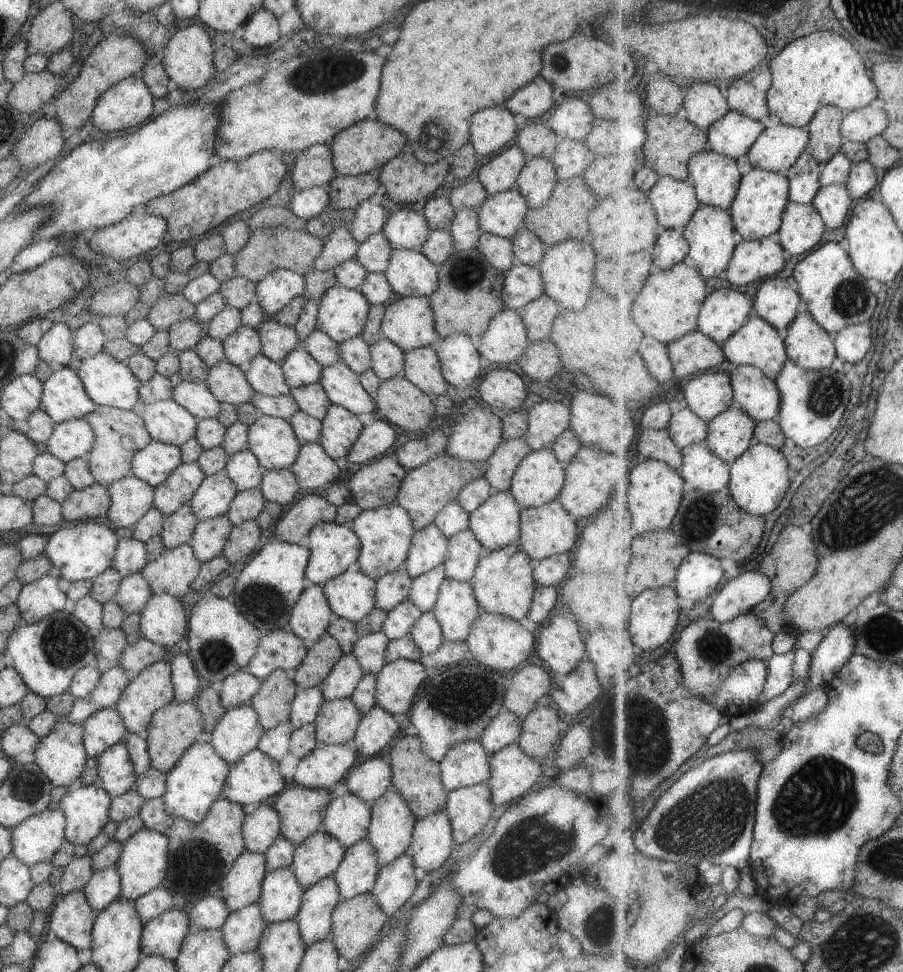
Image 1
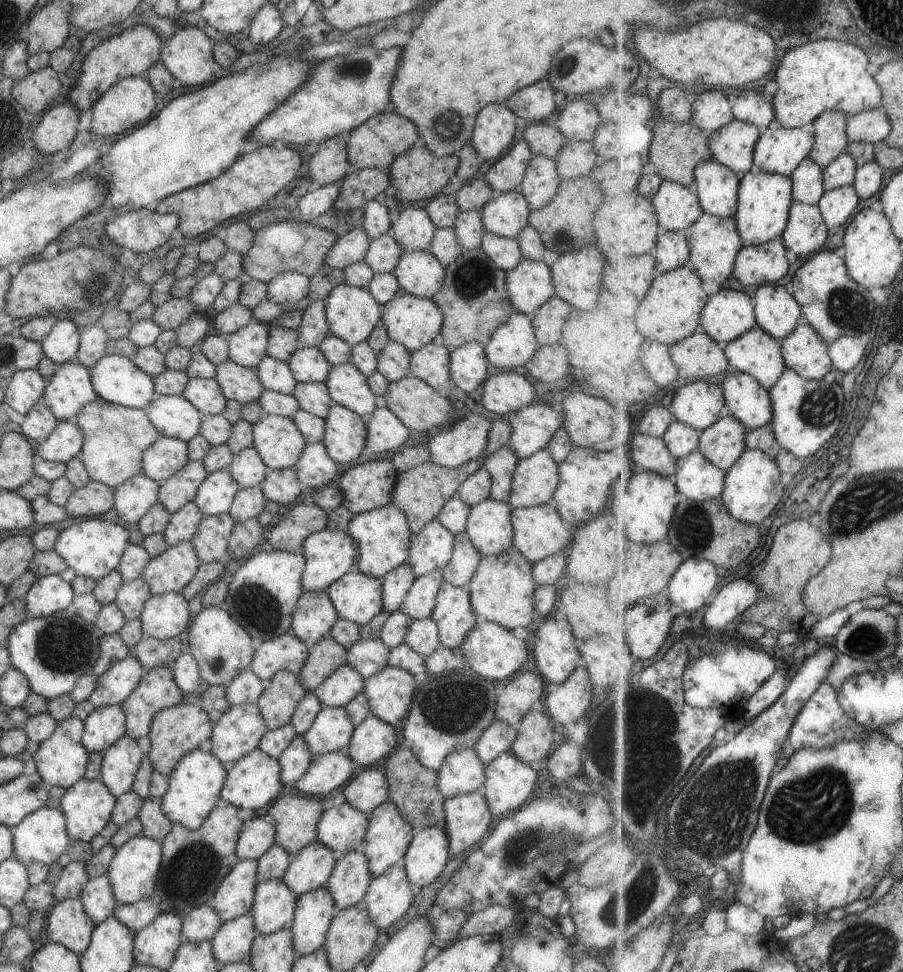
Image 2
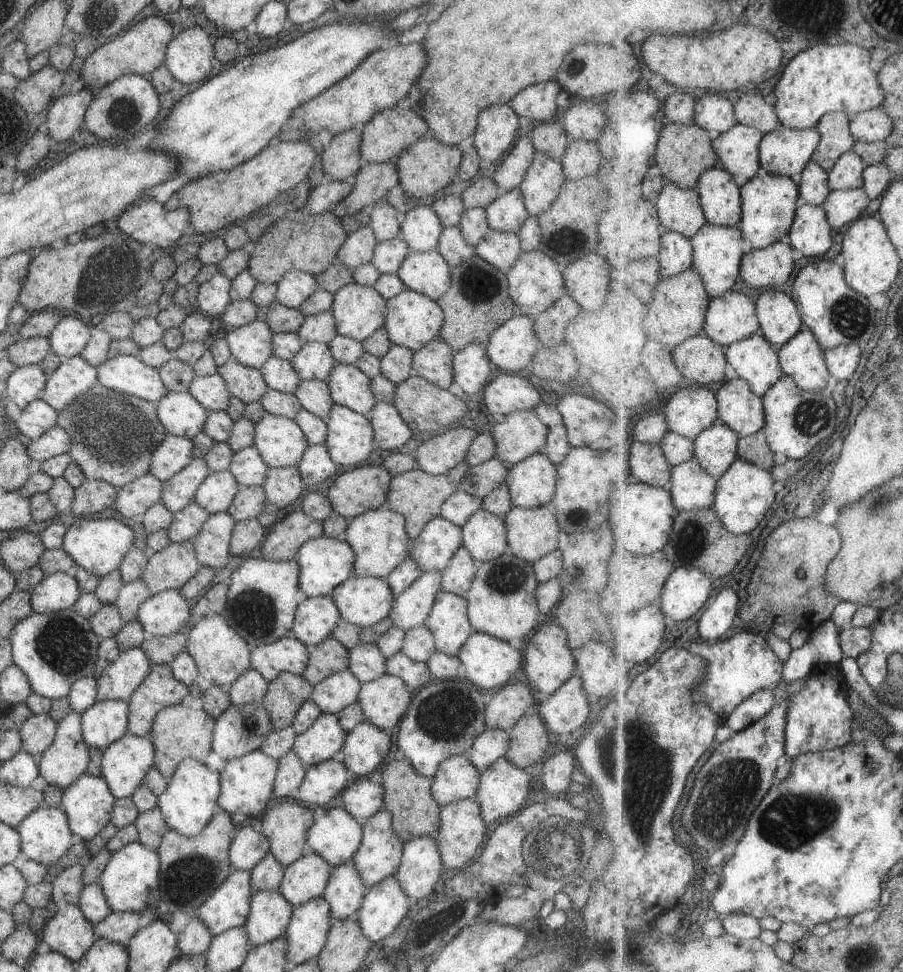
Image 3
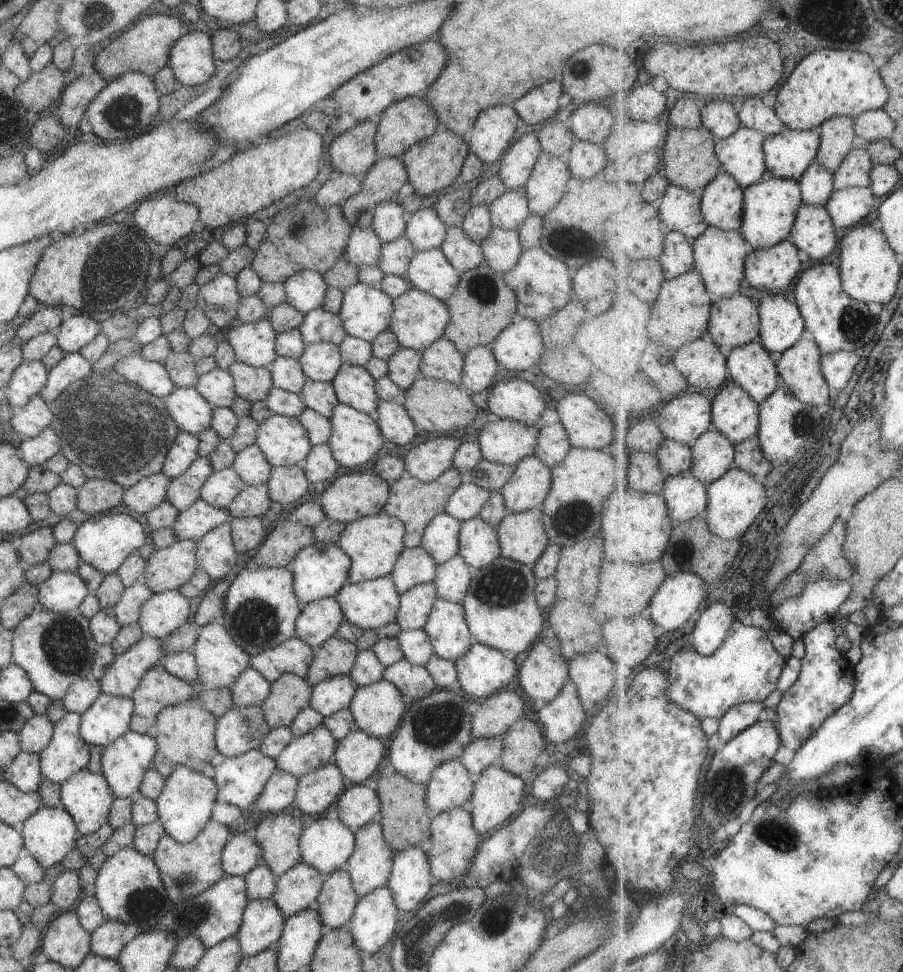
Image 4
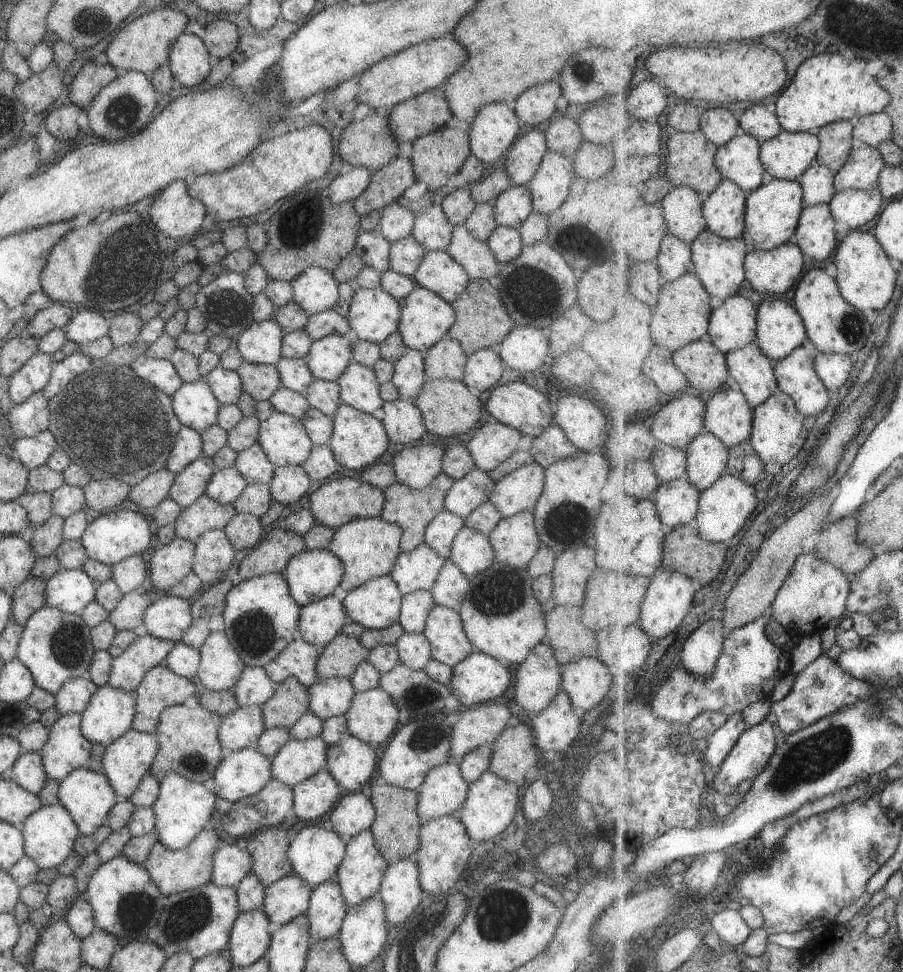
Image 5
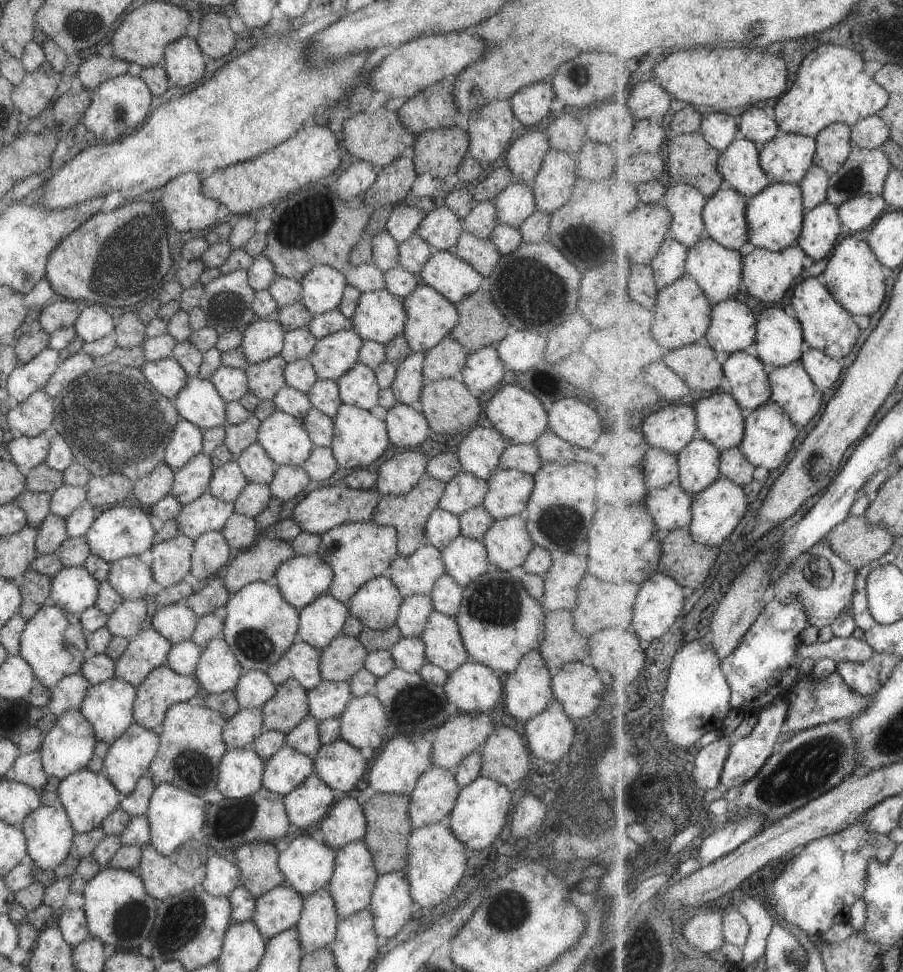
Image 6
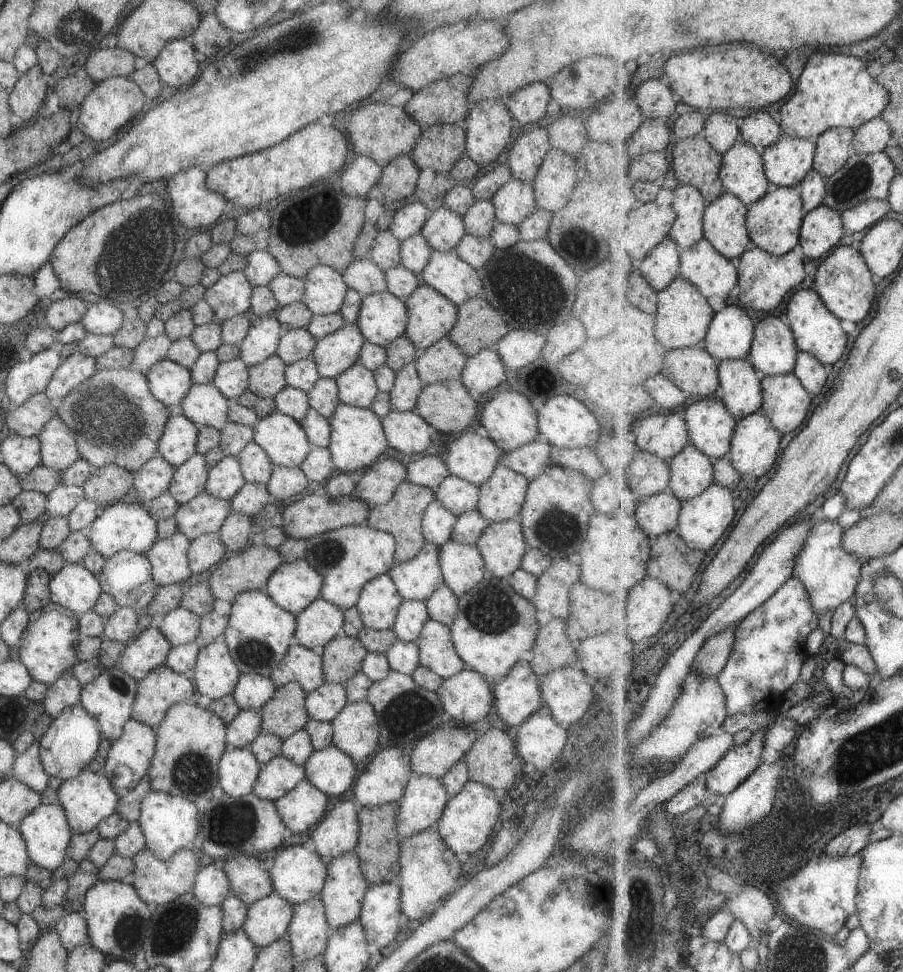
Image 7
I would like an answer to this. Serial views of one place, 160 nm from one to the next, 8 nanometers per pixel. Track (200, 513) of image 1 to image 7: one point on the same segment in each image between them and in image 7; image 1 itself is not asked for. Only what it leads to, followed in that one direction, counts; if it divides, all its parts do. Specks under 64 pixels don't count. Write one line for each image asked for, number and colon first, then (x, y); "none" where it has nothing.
2: (214, 495)
3: (215, 493)
4: (218, 489)
5: (224, 486)
6: (226, 481)
7: (223, 480)

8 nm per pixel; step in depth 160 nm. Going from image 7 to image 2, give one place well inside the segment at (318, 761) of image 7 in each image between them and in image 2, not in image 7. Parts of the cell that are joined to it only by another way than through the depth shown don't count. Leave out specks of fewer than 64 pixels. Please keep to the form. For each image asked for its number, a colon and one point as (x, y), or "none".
2: (372, 739)
3: (365, 746)
4: (356, 755)
5: (350, 761)
6: (340, 766)

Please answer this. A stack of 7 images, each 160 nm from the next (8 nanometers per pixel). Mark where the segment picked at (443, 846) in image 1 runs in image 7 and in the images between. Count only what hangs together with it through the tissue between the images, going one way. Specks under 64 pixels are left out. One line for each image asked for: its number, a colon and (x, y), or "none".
2: (425, 855)
3: (419, 868)
4: (409, 880)
5: (399, 892)
6: (391, 906)
7: (379, 914)

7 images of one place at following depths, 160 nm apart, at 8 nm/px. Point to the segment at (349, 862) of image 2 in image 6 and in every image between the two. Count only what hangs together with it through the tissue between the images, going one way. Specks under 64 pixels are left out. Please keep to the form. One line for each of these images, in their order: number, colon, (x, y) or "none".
3: (344, 890)
4: (335, 902)
5: (326, 907)
6: (316, 925)

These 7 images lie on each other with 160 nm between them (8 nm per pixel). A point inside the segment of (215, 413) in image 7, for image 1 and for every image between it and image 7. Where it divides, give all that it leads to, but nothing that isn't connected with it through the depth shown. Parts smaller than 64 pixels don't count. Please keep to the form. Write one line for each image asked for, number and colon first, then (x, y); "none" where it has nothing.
1: (165, 421)
2: (171, 415)
3: (178, 412)
4: (191, 414)
5: (194, 406)
6: (197, 402)

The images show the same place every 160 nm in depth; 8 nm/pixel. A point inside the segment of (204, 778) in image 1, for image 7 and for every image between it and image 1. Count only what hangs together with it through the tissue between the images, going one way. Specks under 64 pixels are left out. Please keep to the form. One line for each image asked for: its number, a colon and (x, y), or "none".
2: (193, 786)
3: (189, 800)
4: (184, 805)
5: (182, 807)
6: (173, 815)
7: (168, 823)

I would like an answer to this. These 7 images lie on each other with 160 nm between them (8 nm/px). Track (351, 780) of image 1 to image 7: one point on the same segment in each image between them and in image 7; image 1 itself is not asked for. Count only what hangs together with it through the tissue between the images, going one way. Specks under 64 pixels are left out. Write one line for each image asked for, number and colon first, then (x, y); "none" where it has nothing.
2: (368, 789)
3: (362, 798)
4: (357, 804)
5: (354, 812)
6: (345, 822)
7: (336, 832)

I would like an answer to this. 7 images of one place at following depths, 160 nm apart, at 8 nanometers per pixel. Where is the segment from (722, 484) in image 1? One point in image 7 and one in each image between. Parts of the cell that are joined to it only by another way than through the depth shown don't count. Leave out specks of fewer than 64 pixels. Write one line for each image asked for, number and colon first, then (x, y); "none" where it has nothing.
2: (697, 478)
3: (693, 488)
4: (686, 494)
5: (678, 501)
6: (671, 507)
7: (659, 514)

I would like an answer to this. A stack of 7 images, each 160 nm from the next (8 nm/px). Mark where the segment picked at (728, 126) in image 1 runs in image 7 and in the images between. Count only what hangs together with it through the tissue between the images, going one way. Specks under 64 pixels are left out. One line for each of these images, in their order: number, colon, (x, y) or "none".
2: (733, 145)
3: (738, 149)
4: (742, 154)
5: (739, 160)
6: (740, 165)
7: (743, 172)

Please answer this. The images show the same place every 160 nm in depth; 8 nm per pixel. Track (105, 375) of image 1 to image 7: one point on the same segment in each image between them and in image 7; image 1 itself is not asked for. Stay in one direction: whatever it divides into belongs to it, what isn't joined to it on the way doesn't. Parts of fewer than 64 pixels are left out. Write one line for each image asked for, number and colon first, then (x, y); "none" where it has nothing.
2: (114, 379)
3: (126, 374)
4: (150, 376)
5: (159, 373)
6: (166, 377)
7: (167, 381)

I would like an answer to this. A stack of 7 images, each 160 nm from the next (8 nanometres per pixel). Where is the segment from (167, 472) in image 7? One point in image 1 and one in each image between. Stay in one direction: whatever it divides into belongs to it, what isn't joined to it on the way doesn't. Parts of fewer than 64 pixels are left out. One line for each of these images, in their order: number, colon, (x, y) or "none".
1: (130, 498)
2: (133, 497)
3: (132, 499)
4: (145, 494)
5: (149, 491)
6: (147, 490)

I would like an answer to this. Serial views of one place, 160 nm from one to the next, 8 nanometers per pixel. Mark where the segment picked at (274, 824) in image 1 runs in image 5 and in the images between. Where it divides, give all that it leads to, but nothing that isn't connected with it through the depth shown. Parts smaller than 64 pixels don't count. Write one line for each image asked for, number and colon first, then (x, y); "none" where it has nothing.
2: (256, 835)
3: (248, 846)
4: (240, 854)
5: (230, 864)

